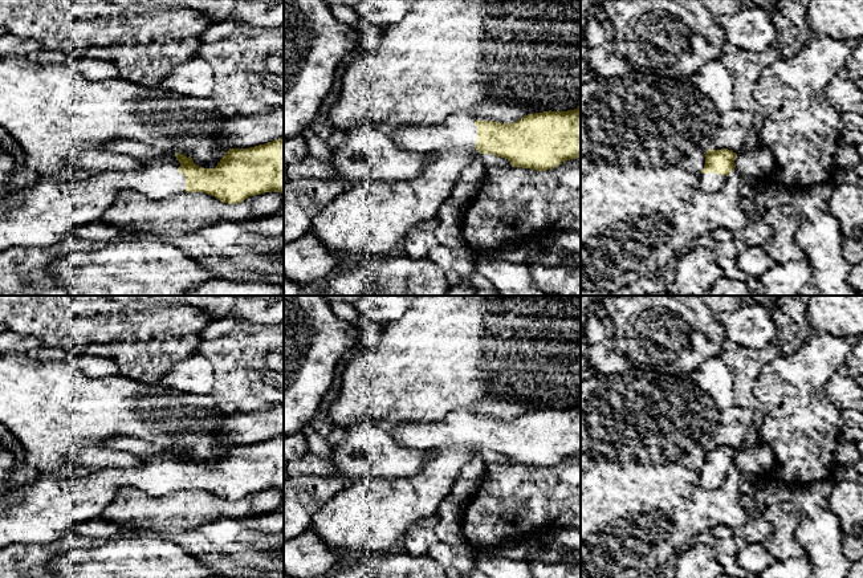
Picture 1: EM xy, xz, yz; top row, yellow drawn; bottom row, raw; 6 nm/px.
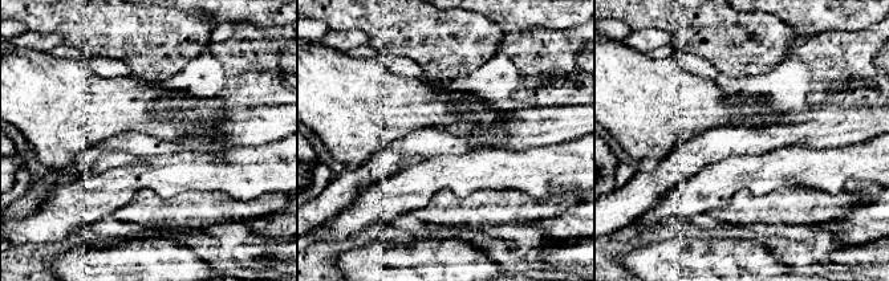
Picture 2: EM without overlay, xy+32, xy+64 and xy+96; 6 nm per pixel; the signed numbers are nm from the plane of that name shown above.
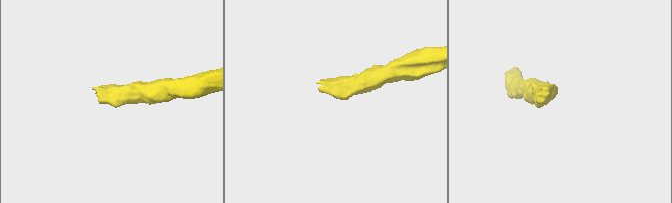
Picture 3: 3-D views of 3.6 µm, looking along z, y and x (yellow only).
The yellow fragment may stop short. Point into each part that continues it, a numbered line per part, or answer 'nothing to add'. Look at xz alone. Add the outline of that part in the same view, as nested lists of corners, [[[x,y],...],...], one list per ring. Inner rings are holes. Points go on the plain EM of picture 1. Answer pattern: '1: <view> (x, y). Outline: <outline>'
1: xz (458, 427). Outline: [[[455,410],[432,422],[406,422],[391,434],[400,445],[418,451],[432,451],[441,445],[472,447],[477,439],[475,415]]]

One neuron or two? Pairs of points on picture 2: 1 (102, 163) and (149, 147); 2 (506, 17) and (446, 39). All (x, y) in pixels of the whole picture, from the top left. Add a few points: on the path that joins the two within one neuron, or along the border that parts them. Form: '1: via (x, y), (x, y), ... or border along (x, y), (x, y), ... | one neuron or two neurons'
1: border along (100, 154), (105, 150), (117, 150), (142, 157) | two neurons
2: border along (479, 13), (490, 17), (506, 33) | two neurons

